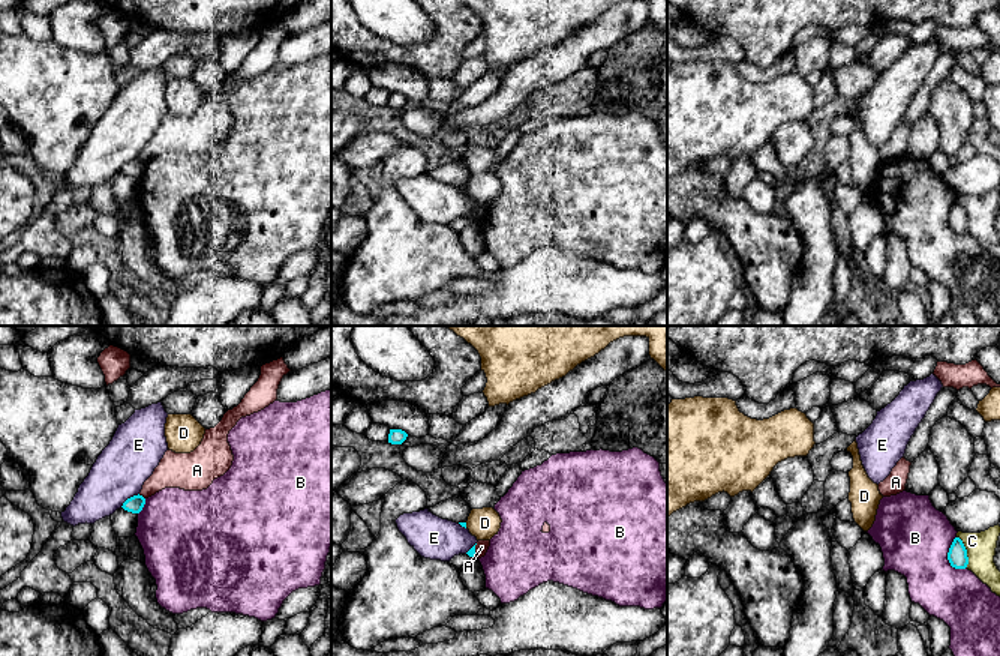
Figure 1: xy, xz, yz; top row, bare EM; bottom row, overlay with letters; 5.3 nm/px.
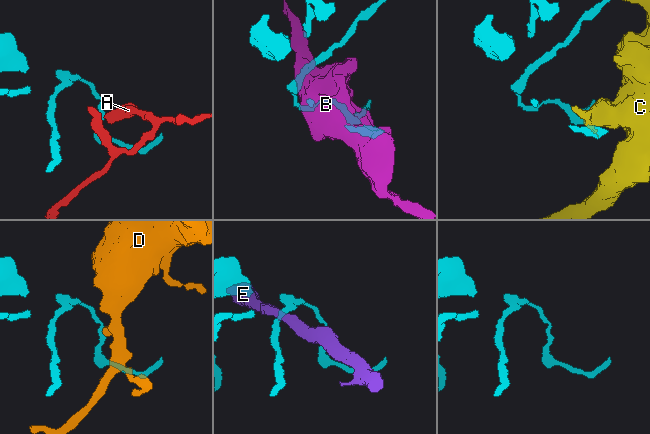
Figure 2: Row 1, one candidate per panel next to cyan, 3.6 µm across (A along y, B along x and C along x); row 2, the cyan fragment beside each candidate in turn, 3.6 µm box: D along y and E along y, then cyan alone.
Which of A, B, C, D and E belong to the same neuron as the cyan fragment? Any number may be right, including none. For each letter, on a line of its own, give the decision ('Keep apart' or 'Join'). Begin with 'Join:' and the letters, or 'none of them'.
Join: none of them
A: Keep apart
B: Keep apart
C: Keep apart
D: Keep apart
E: Keep apart

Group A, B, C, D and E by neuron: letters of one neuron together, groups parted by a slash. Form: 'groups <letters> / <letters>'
groups A / B / C / D / E

